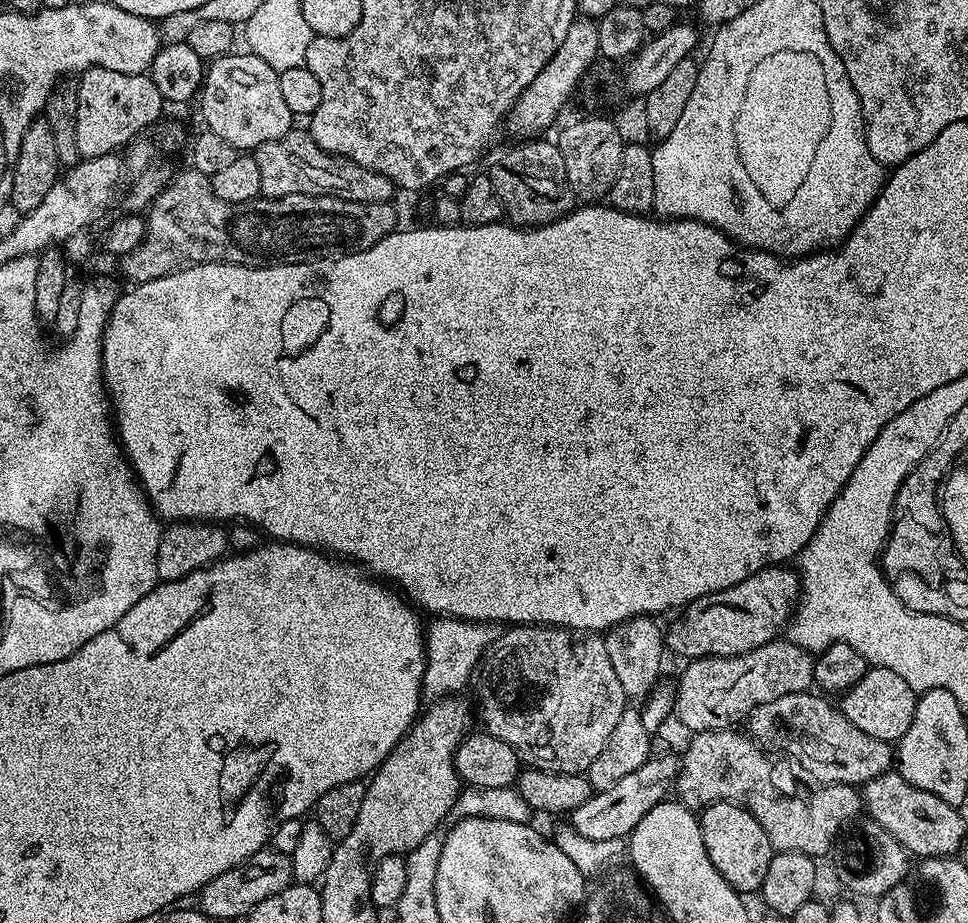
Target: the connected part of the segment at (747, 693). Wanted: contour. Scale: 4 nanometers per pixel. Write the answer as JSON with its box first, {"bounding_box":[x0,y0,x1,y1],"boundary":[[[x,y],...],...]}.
{"bounding_box":[675,638,813,733],"boundary":[[[777,638],[766,642],[766,646],[758,646],[758,650],[750,650],[746,654],[737,656],[703,656],[700,660],[688,660],[685,663],[684,673],[680,681],[675,681],[676,694],[675,719],[680,719],[684,728],[689,728],[689,733],[715,732],[727,728],[733,722],[743,721],[748,713],[755,710],[762,702],[774,702],[774,698],[782,698],[785,694],[798,694],[809,691],[813,687],[812,666],[813,653],[792,644],[786,638]]]}

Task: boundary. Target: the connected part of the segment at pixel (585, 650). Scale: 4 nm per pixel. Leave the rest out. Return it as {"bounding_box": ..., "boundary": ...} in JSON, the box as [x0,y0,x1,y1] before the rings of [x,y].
{"bounding_box":[470,626,626,774],"boundary":[[[512,626],[501,631],[477,662],[470,688],[476,691],[475,707],[491,736],[502,738],[527,767],[562,774],[587,773],[590,762],[594,762],[602,746],[606,746],[606,738],[610,738],[626,707],[622,682],[618,682],[614,674],[603,639],[596,634],[577,638],[567,628]]]}

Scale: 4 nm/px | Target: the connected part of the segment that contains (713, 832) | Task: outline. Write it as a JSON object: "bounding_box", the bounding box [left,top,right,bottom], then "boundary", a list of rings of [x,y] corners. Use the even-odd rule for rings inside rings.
{"bounding_box":[699,800,774,894],"boundary":[[[723,800],[712,804],[699,813],[702,842],[706,842],[706,854],[710,862],[714,862],[714,870],[730,882],[735,892],[741,894],[759,893],[762,882],[766,878],[766,866],[770,866],[774,849],[770,838],[766,838],[766,830],[758,826],[758,818],[750,814],[742,806]]]}

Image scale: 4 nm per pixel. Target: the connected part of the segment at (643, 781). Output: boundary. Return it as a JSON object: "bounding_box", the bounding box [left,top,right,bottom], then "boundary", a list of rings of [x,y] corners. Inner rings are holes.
{"bounding_box":[570,753,679,843],"boundary":[[[668,753],[662,756],[649,757],[645,763],[634,770],[631,774],[626,774],[626,778],[620,779],[617,784],[610,786],[610,790],[602,790],[601,792],[593,792],[592,797],[586,802],[582,802],[582,806],[578,806],[578,810],[574,810],[570,814],[570,825],[574,831],[577,831],[583,838],[592,839],[596,843],[608,839],[620,839],[632,835],[634,826],[642,820],[642,818],[653,808],[665,799],[673,789],[676,782],[676,776],[679,772],[679,757]]]}

